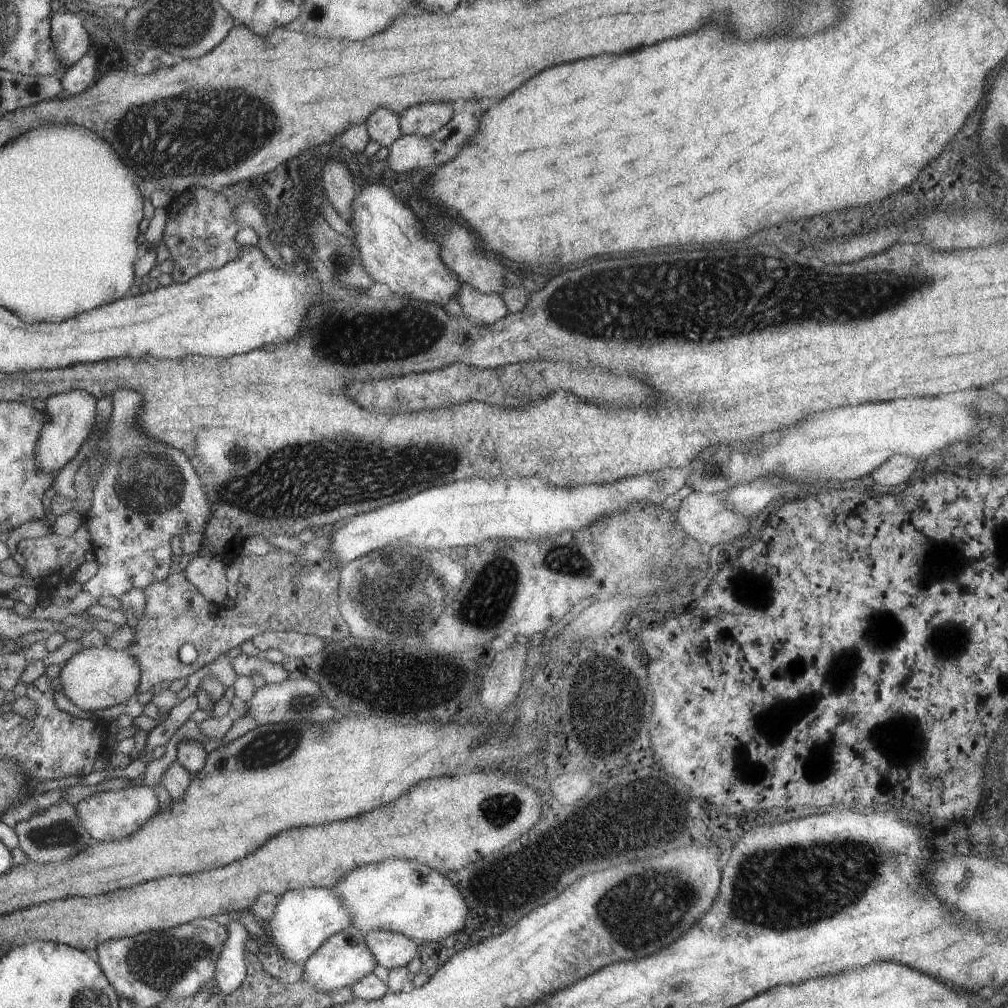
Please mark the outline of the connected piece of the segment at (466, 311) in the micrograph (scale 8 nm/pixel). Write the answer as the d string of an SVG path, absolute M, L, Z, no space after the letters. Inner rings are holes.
M464 282L456 300L461 305L463 315L476 326L494 324L509 313L504 299L499 294L480 292Z

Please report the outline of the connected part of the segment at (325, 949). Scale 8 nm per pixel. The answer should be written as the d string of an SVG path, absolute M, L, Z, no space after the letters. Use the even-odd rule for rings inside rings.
M349 926L330 936L312 956L308 957L308 960L303 962L301 980L306 980L318 992L336 992L344 986L351 987L364 976L368 976L377 964L372 952L368 950L364 936L365 934L362 934L356 926Z

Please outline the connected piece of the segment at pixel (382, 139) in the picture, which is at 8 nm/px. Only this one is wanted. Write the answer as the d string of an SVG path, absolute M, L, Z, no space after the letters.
M378 108L370 118L366 120L366 130L370 140L378 142L380 146L389 147L397 138L400 138L400 115L392 110Z

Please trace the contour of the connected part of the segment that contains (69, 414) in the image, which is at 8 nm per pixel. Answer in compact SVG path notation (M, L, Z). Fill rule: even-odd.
M75 390L47 398L48 420L42 426L44 436L38 440L38 446L36 446L36 456L38 456L36 460L42 472L59 473L78 454L82 444L97 432L96 402L96 398L84 390Z

